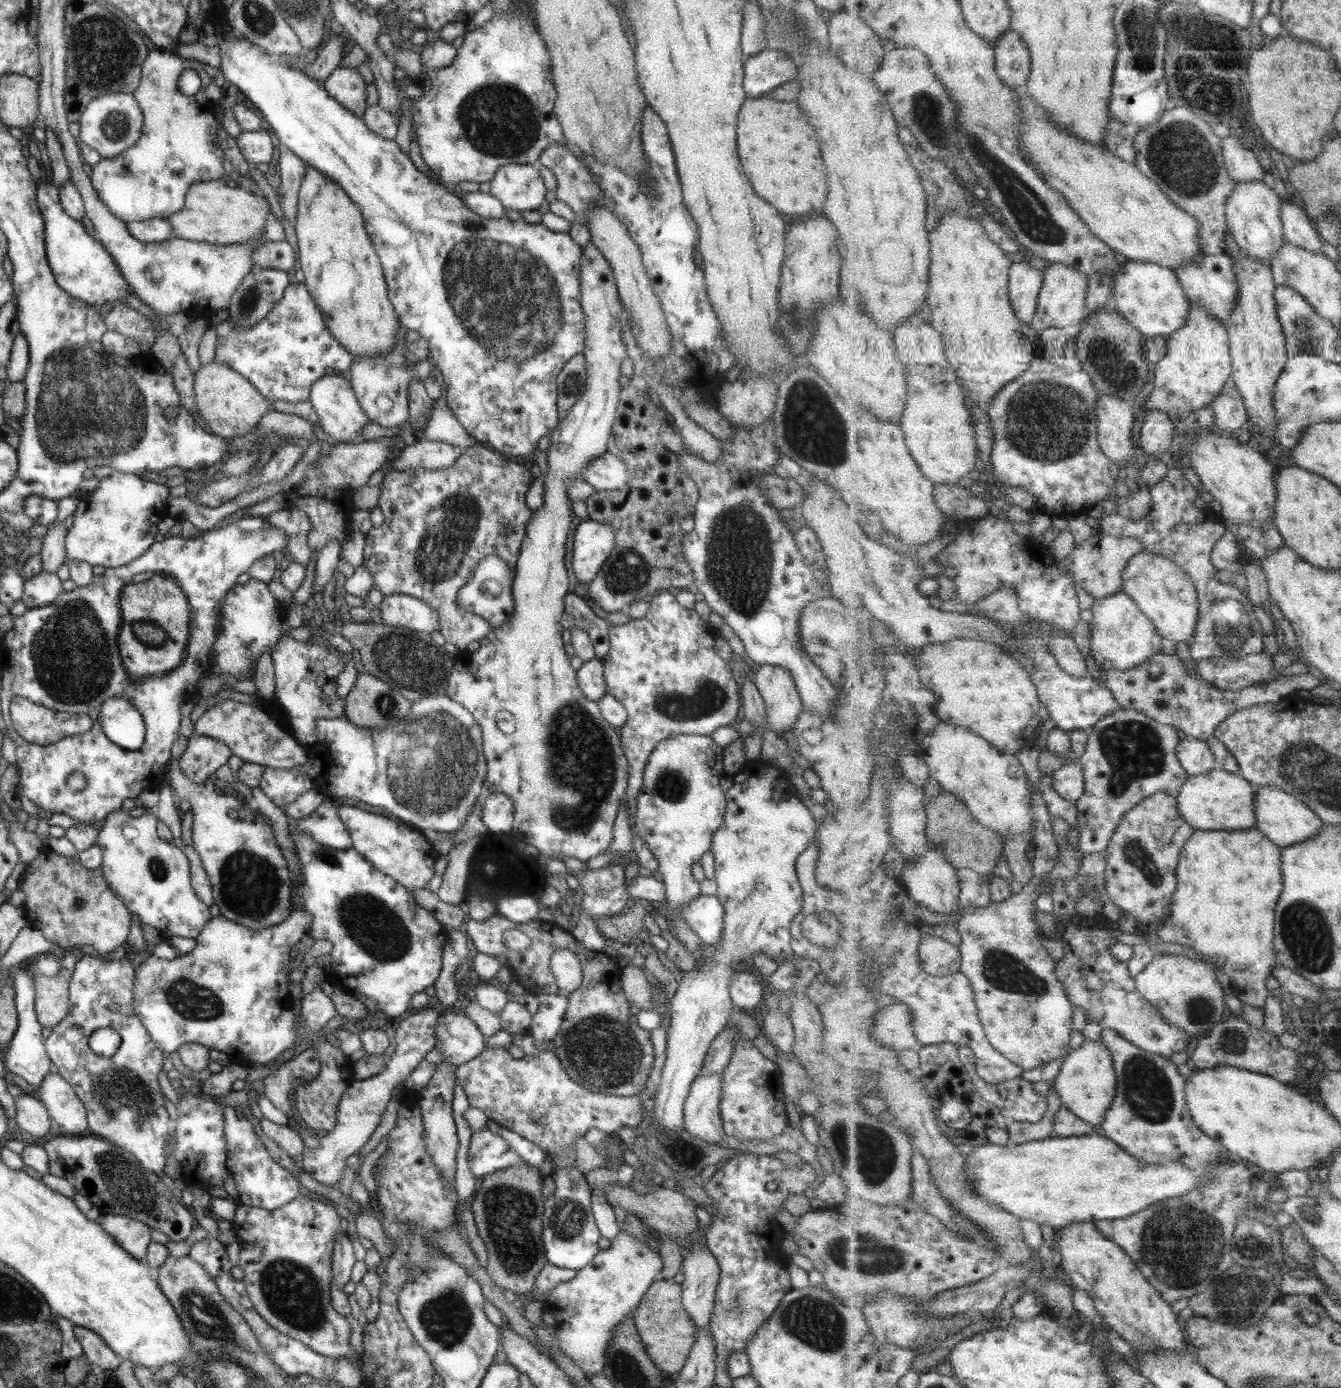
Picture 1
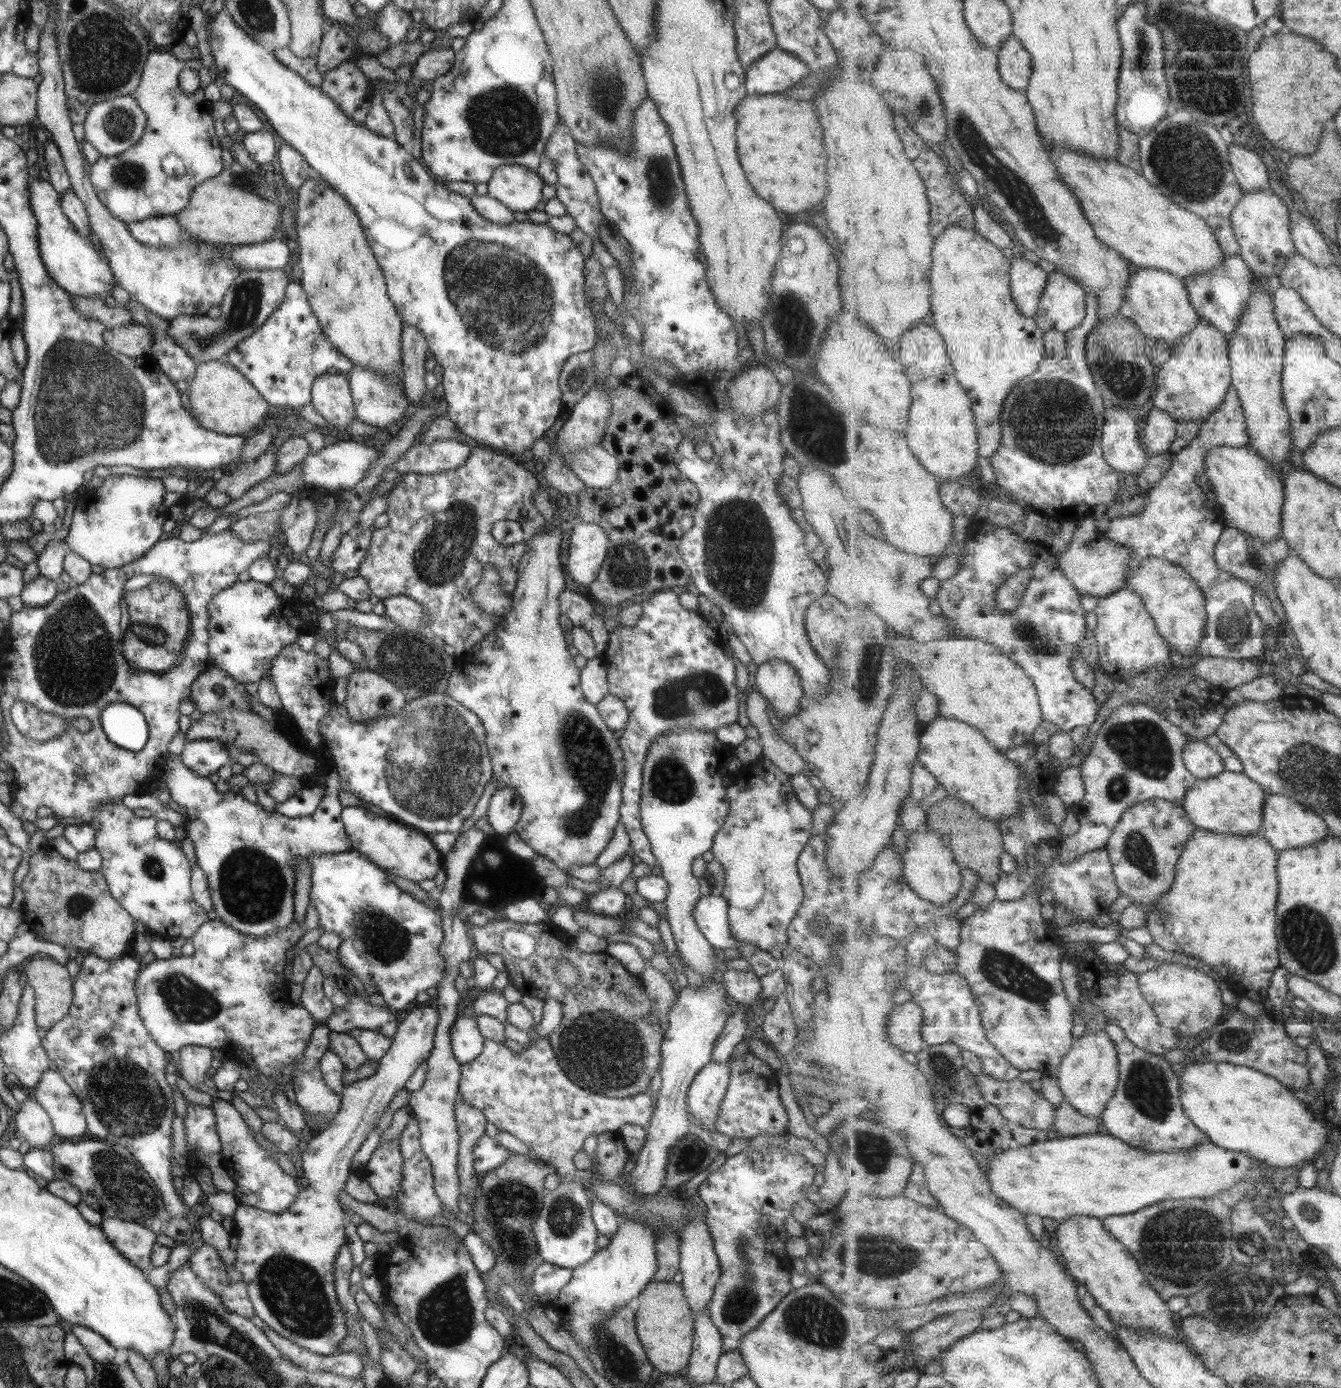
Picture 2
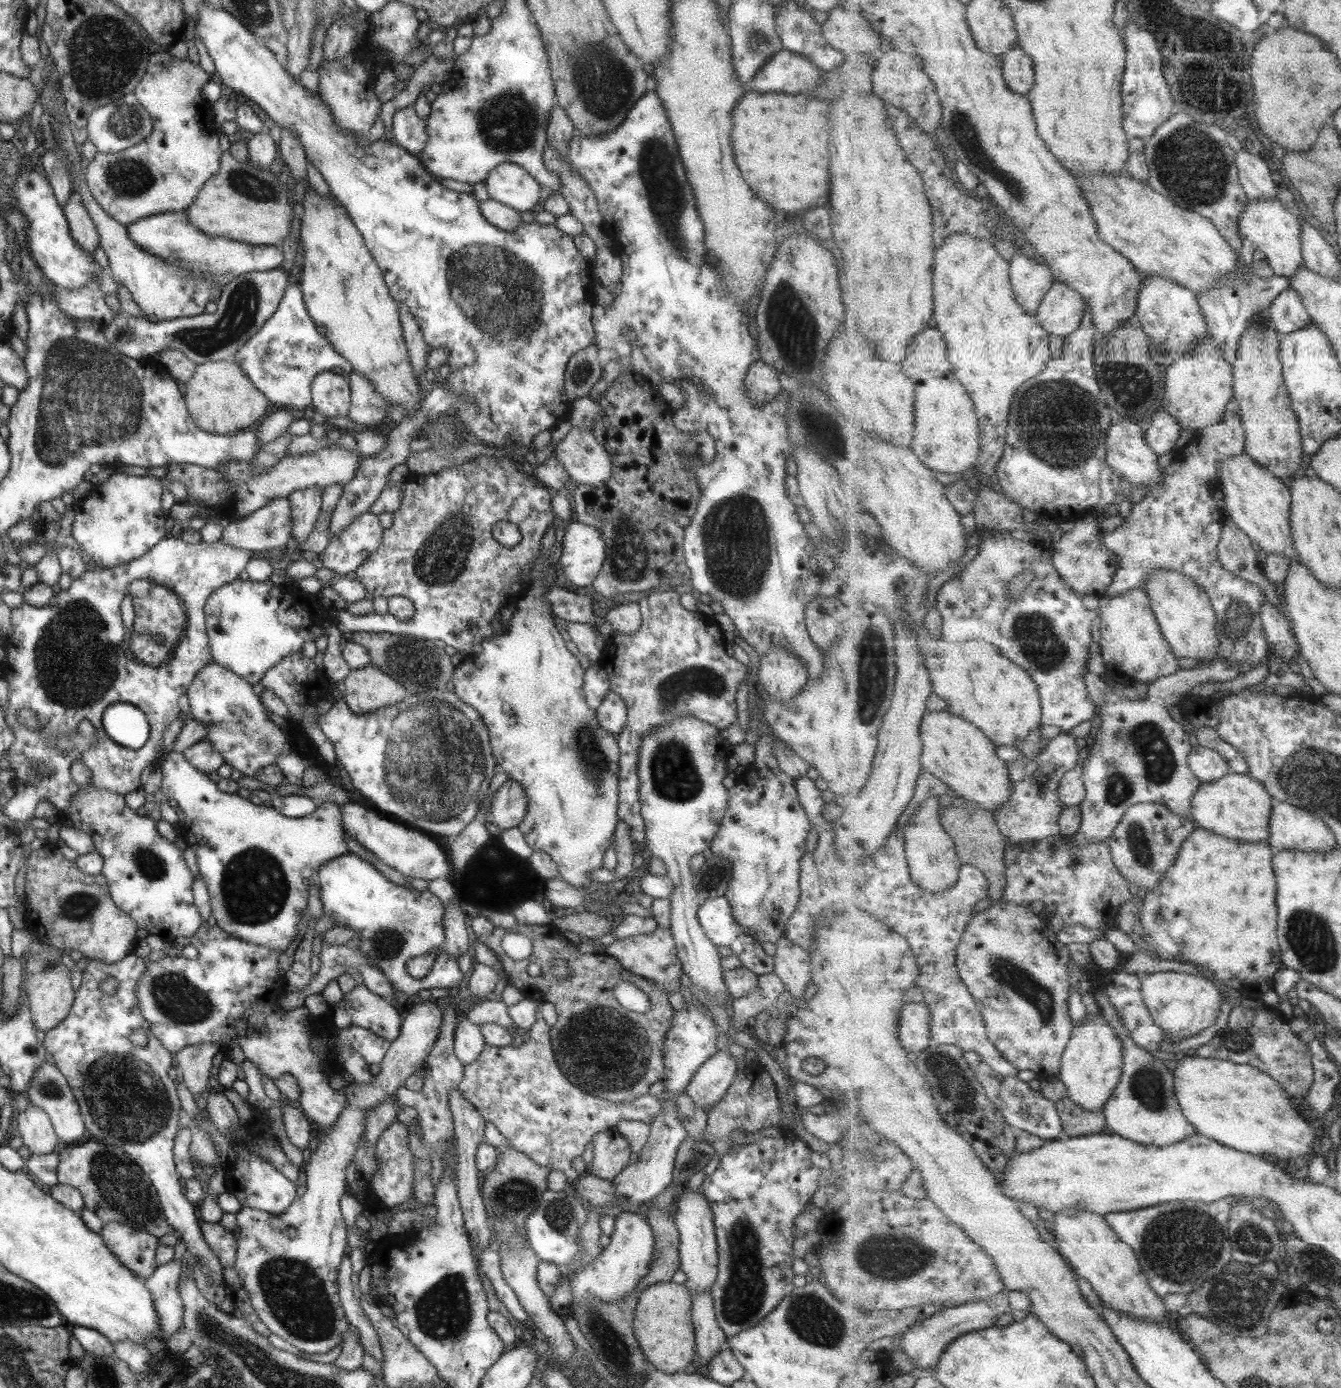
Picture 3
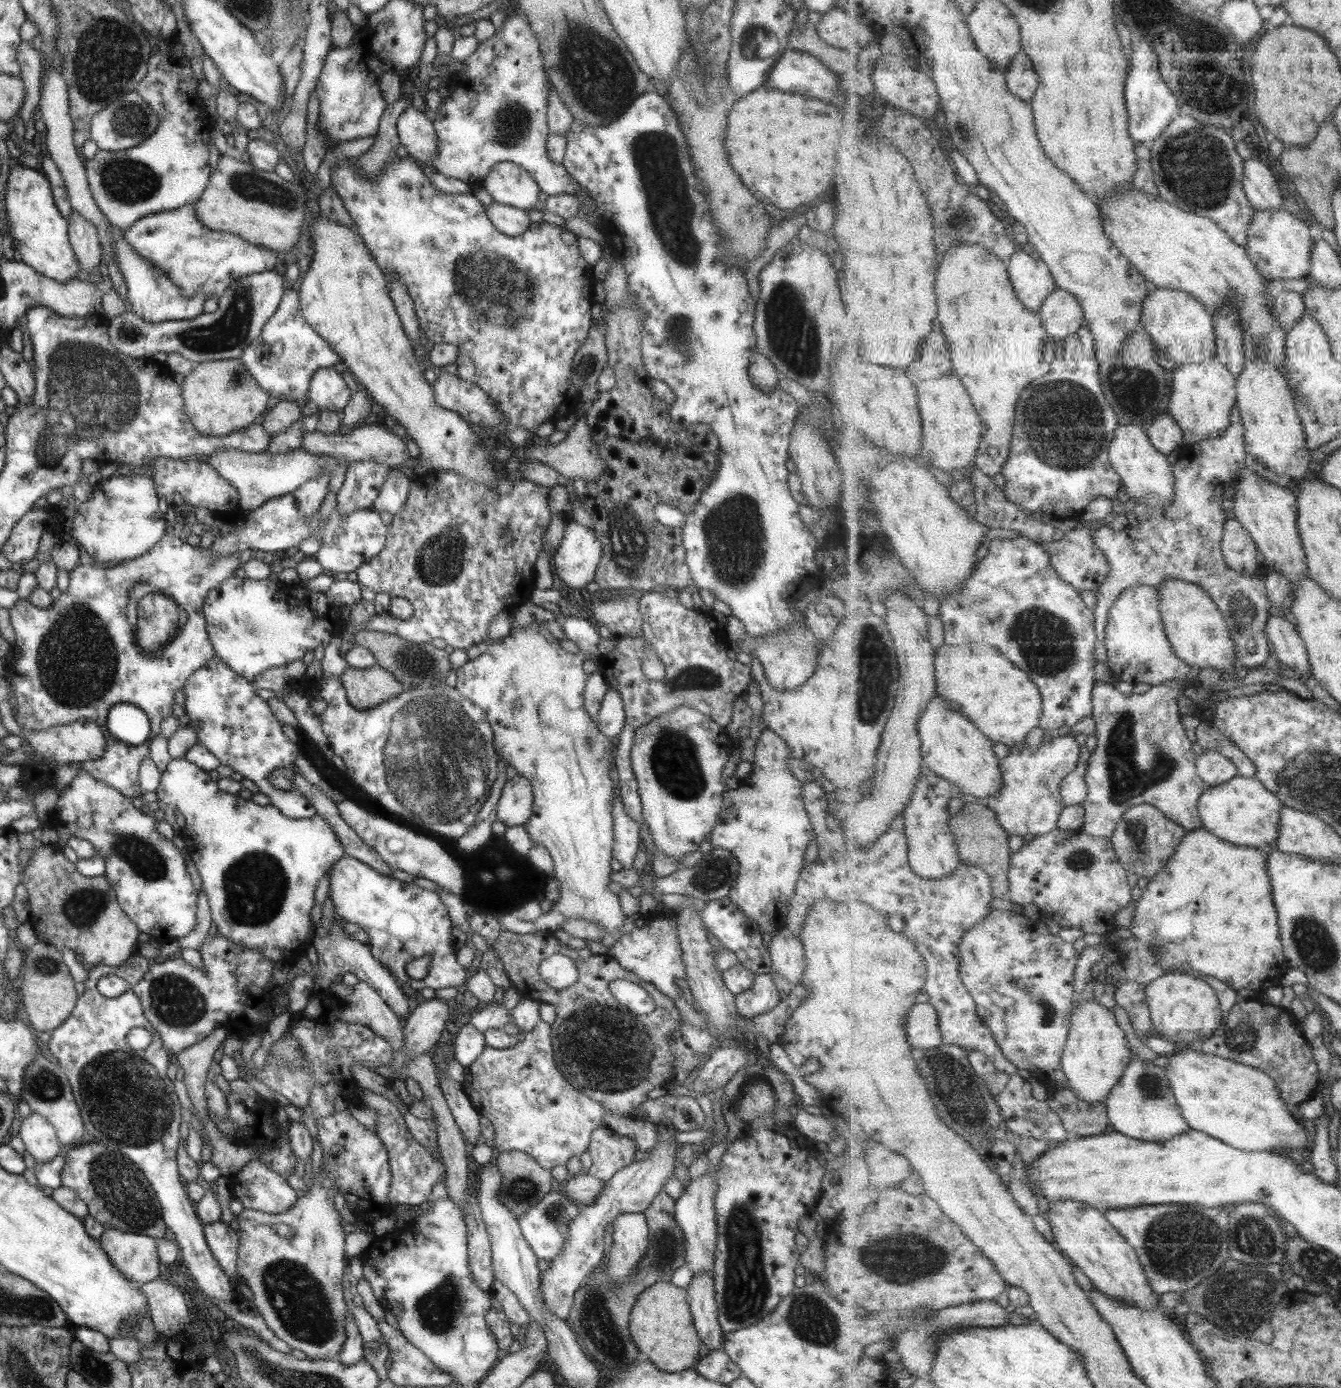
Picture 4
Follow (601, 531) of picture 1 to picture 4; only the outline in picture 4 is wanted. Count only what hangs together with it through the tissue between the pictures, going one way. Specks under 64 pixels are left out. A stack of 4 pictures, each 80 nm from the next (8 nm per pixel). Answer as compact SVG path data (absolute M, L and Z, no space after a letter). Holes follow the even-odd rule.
M568 520L553 555L552 572L557 580L561 580L581 595L584 586L594 580L601 555L601 543L594 531Z

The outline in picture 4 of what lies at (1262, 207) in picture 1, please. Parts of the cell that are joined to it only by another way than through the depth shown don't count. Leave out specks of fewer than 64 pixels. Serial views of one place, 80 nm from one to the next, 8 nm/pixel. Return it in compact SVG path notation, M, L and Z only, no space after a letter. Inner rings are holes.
M1256 209L1249 225L1249 238L1244 247L1265 278L1303 278L1310 276L1311 255L1317 235L1312 225L1305 224L1303 220L1295 218L1287 210Z

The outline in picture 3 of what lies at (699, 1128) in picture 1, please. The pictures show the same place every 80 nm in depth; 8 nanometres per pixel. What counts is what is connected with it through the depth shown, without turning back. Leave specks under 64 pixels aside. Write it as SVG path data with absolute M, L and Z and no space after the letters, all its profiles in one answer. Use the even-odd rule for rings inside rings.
M718 1050L695 1071L684 1094L707 1113L726 1094L736 1071L735 1061L727 1050Z

